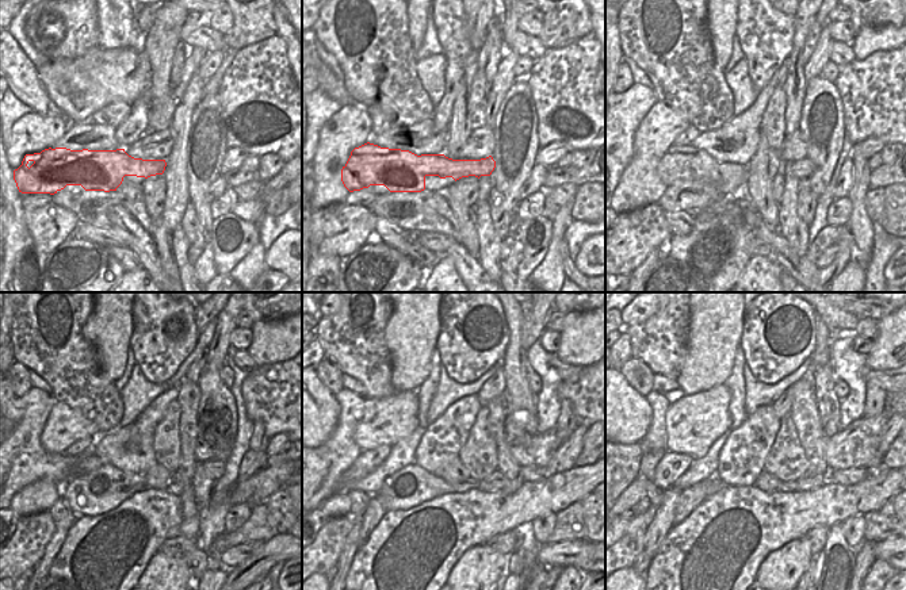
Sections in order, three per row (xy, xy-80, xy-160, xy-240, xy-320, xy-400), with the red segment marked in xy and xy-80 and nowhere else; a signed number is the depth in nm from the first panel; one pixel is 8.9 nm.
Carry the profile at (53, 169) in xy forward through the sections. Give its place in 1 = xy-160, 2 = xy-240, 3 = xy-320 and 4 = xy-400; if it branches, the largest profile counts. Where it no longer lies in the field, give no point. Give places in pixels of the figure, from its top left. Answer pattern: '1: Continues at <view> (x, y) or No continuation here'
1: Continues at xy-160 (681, 163)
2: Continues at xy-240 (87, 463)
3: Continues at xy-320 (530, 474)
4: Continues at xy-400 (848, 477)

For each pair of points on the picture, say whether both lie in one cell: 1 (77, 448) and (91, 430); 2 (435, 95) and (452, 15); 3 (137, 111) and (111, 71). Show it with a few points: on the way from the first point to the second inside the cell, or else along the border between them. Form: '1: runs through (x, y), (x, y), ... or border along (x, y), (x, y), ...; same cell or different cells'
1: border along (91, 436), (72, 443), (62, 452); different cells
2: border along (444, 56), (443, 88); different cells
3: border along (149, 88), (130, 103); different cells

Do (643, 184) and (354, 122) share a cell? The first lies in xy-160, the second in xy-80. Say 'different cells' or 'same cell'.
same cell

